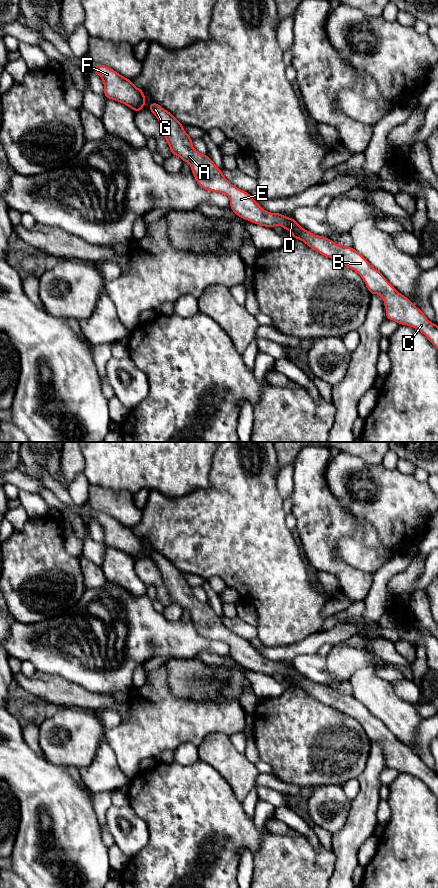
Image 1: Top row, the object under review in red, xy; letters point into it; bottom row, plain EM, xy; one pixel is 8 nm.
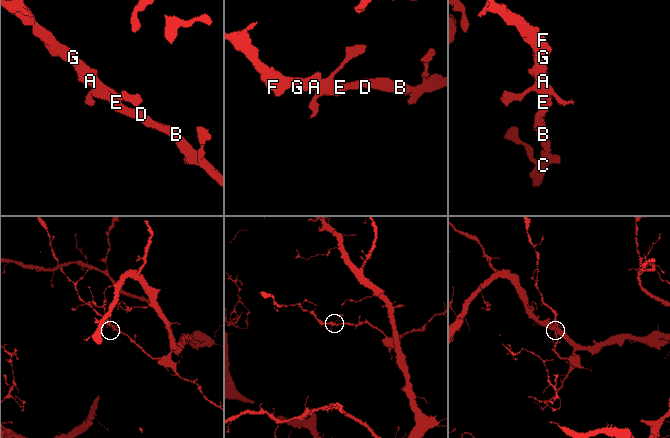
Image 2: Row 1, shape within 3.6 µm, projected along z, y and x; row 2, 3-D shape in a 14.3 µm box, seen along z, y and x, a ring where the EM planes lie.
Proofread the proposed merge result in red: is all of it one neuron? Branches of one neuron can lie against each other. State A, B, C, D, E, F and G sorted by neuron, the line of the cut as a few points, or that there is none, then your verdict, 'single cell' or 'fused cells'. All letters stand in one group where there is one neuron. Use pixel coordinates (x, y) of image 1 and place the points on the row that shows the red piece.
A B C D E F G | no cut | single cell

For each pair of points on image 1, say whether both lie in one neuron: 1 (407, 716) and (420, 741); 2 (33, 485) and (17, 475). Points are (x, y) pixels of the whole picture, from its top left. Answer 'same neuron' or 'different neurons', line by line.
1: different neurons
2: same neuron

